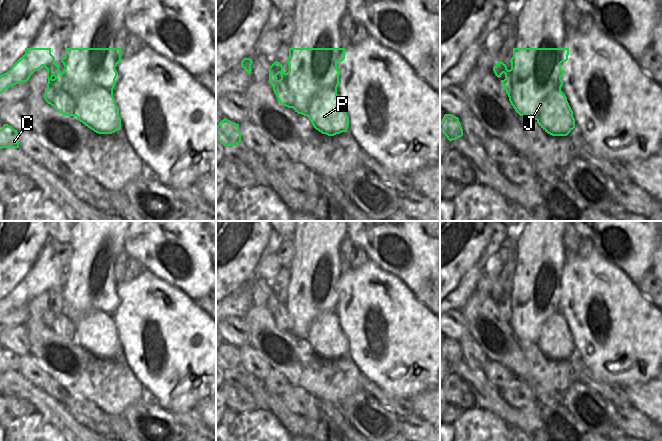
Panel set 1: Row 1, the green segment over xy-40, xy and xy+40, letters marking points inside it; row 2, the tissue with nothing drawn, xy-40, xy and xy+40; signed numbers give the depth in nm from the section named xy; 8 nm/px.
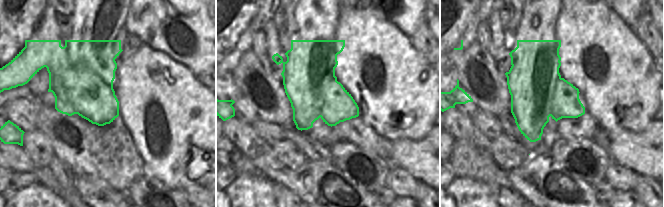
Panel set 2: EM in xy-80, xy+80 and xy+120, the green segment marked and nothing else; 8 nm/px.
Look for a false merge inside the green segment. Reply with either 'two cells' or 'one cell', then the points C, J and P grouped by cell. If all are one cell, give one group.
two cells; C P / J

